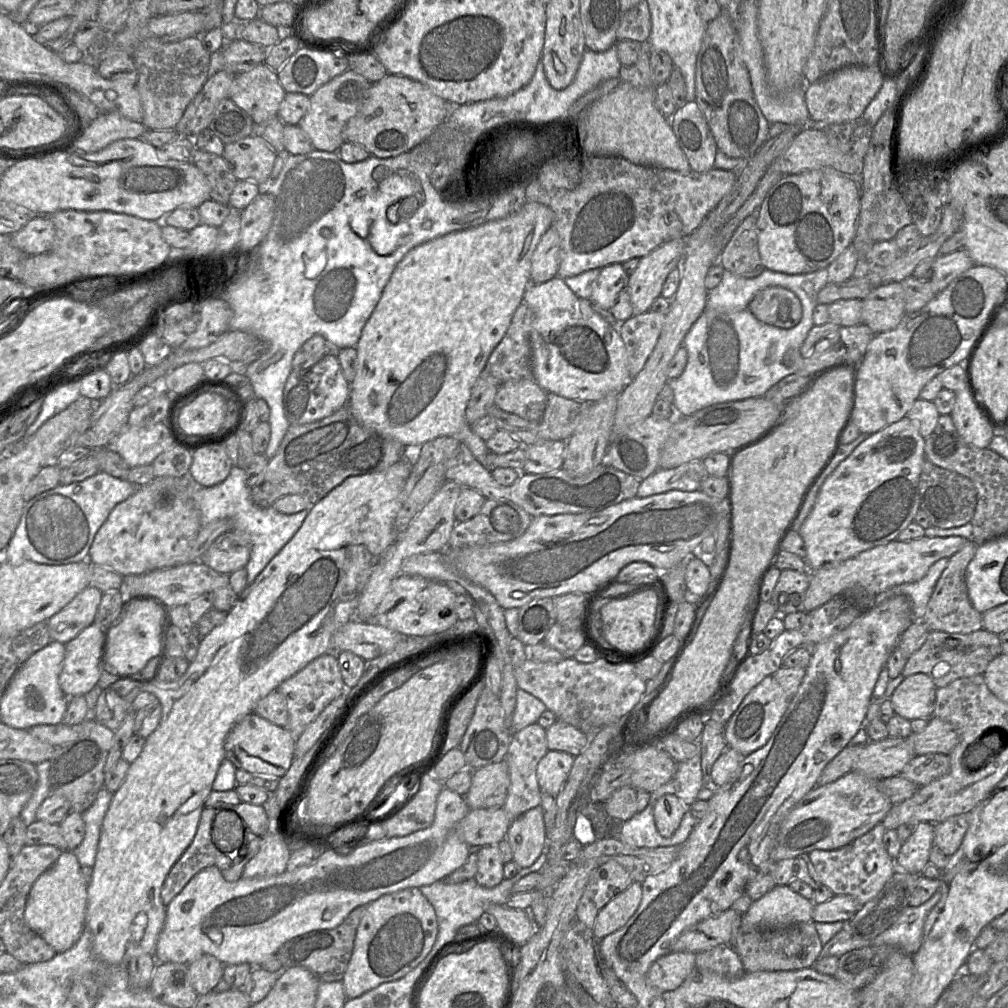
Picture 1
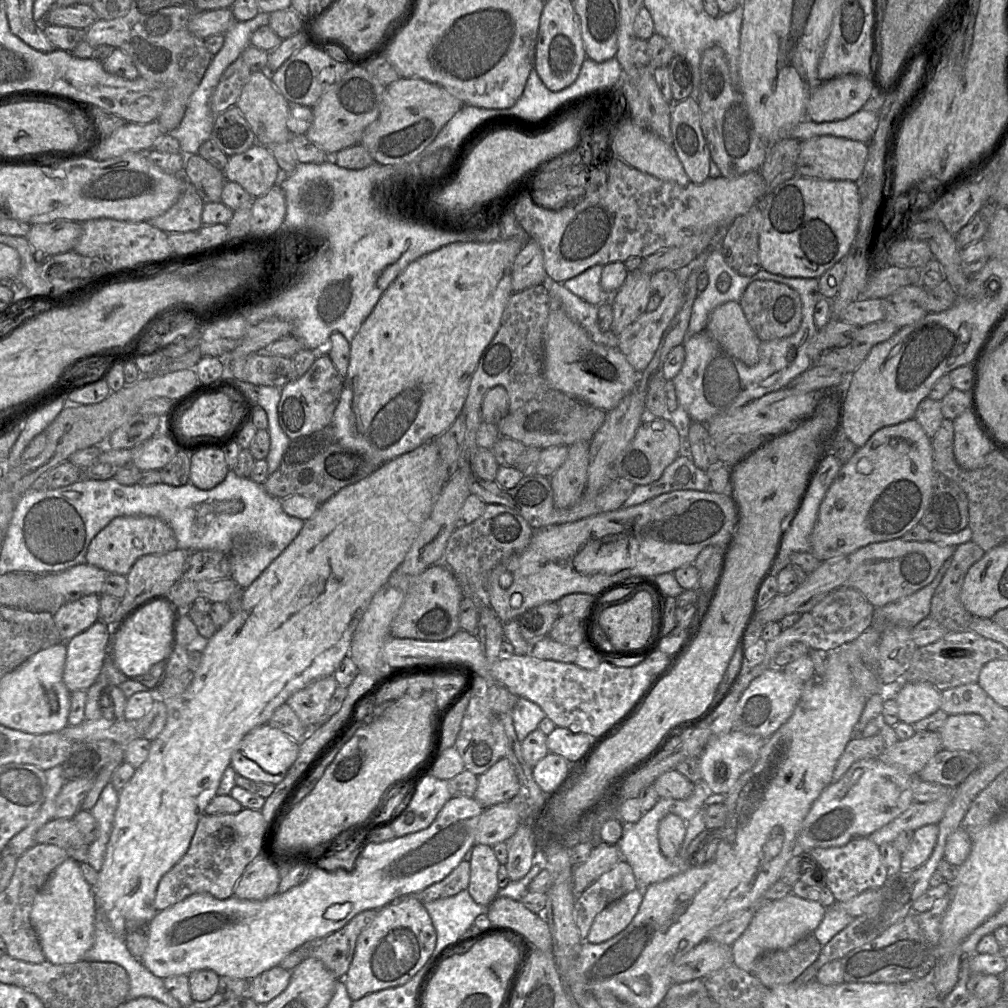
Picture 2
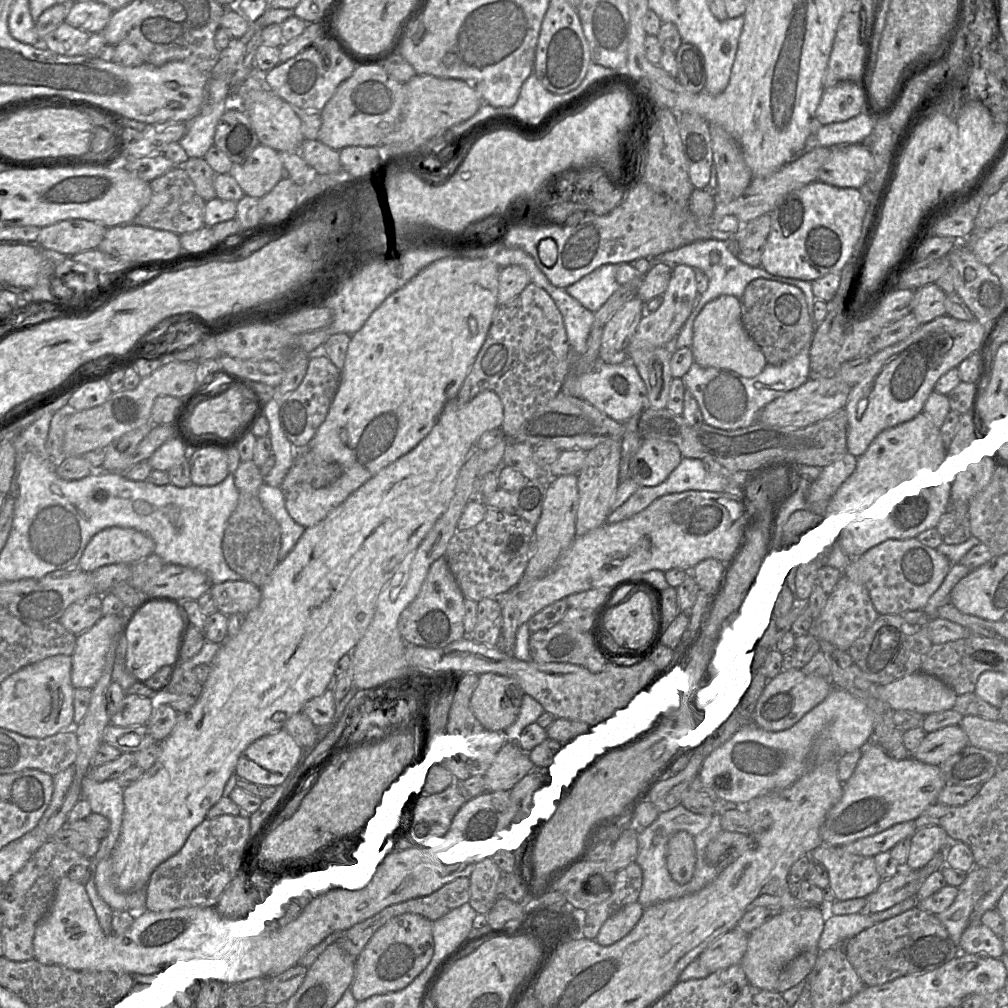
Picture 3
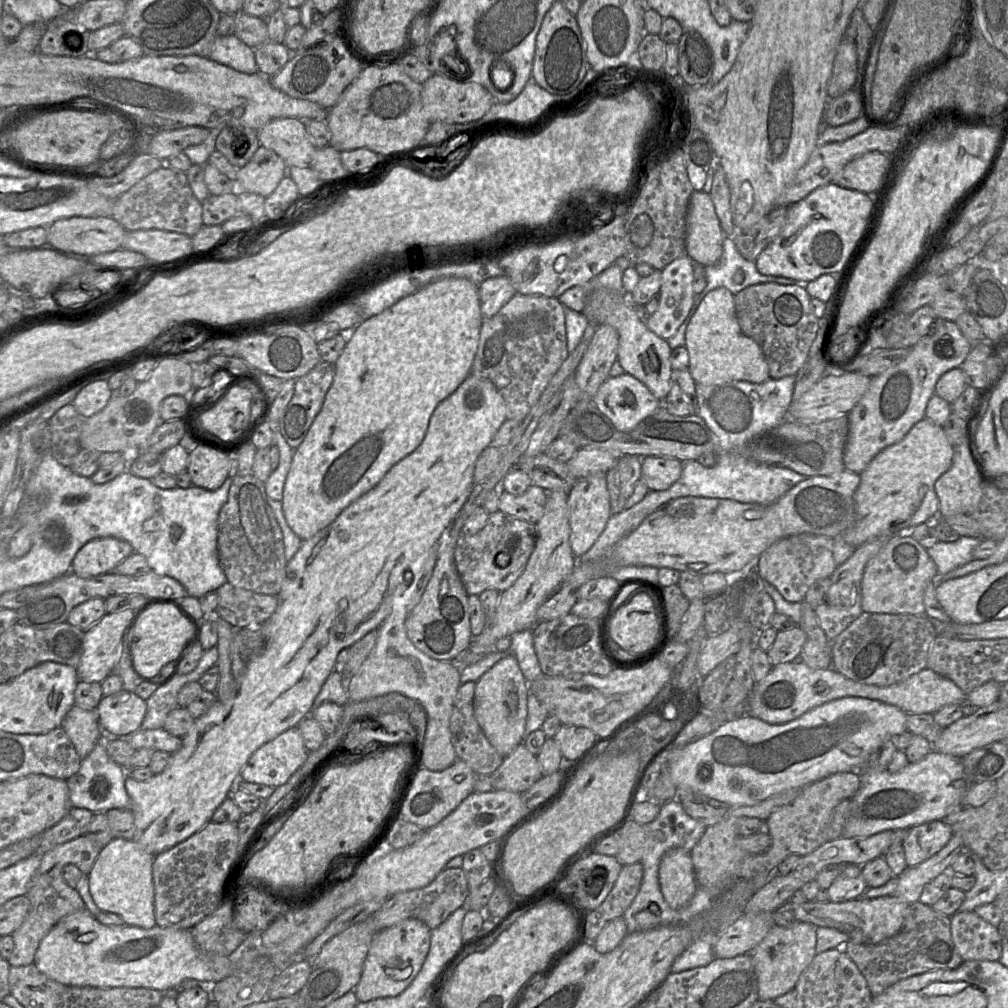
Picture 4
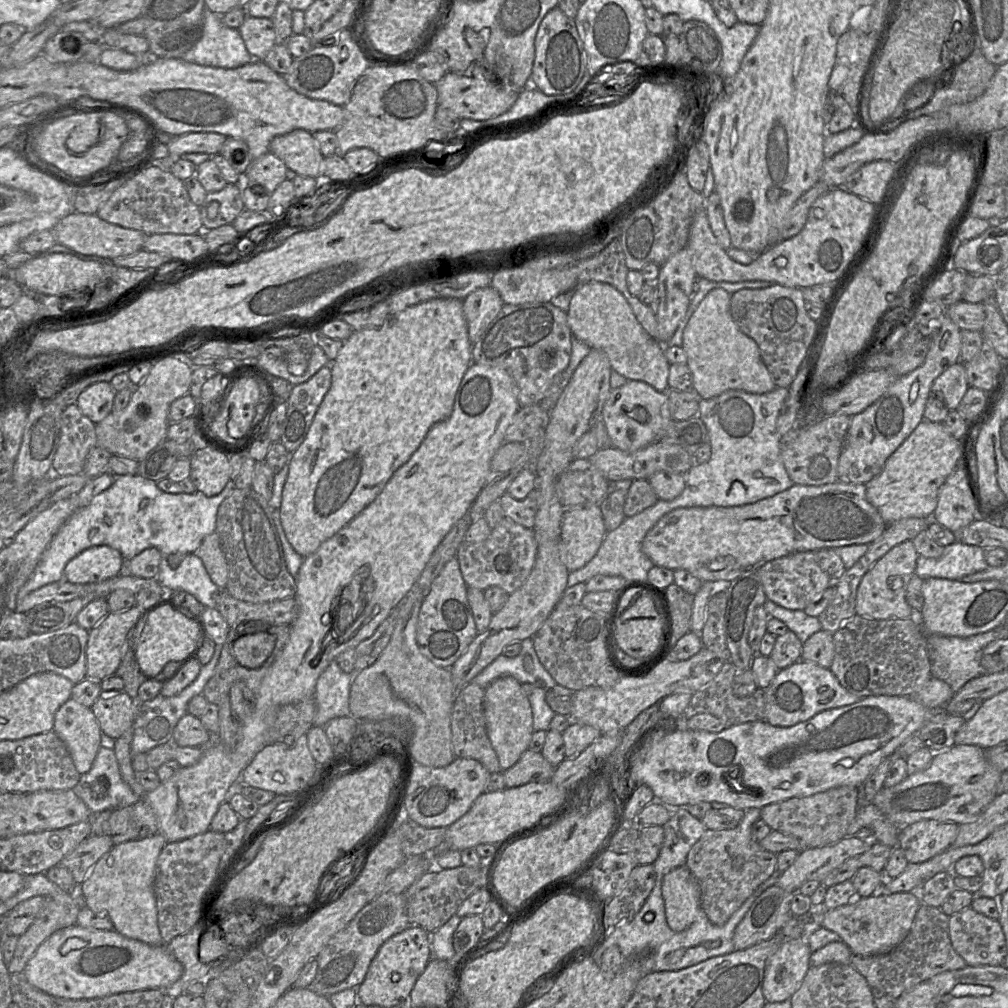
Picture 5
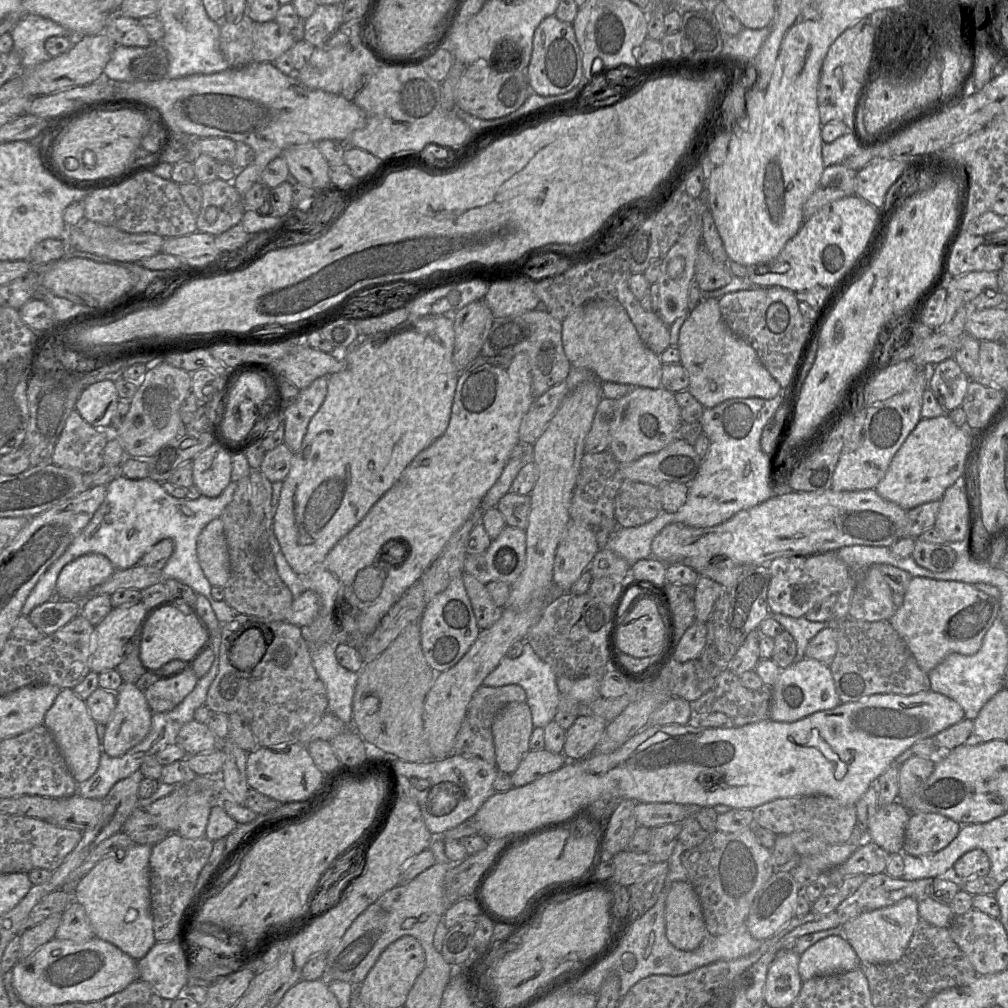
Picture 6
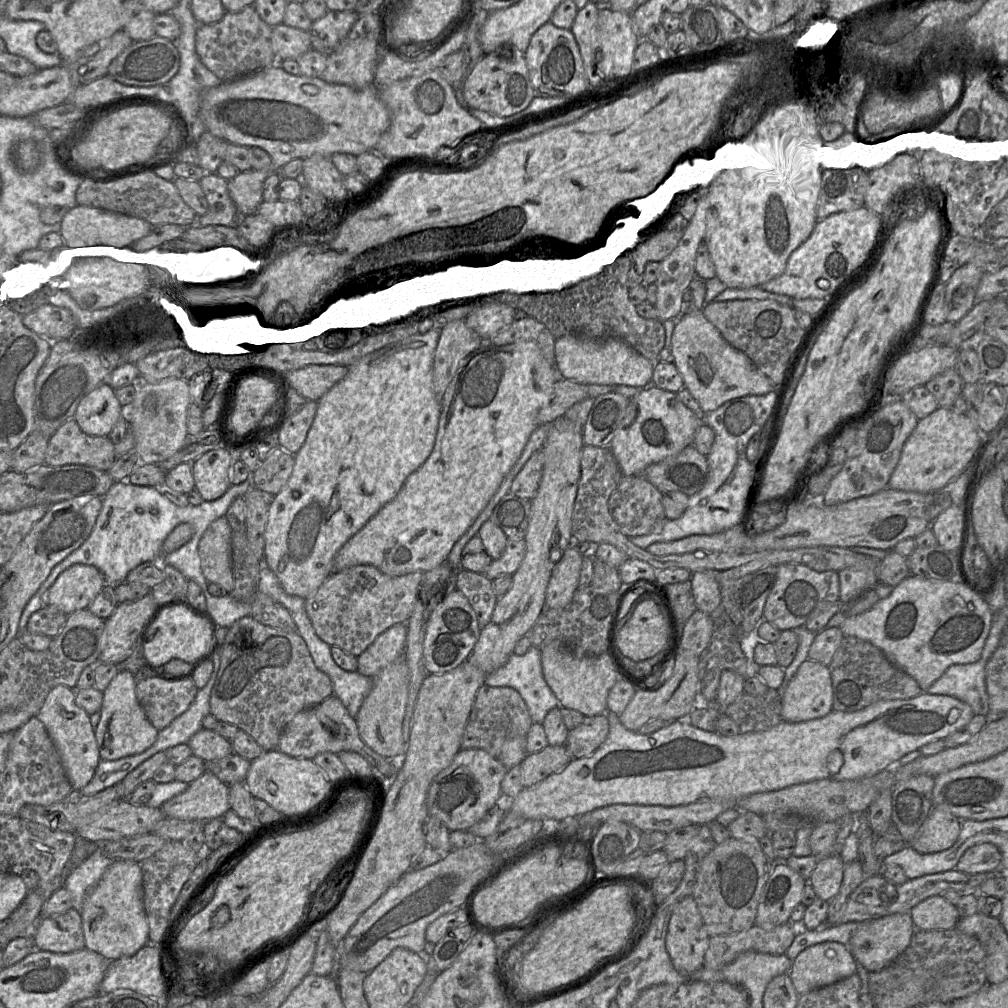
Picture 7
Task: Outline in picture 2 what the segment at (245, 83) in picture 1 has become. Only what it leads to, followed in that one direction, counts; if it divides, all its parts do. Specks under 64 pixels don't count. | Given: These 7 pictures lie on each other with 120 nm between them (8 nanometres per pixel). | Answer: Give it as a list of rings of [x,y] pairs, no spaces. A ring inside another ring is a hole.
[[[257,71],[257,72],[252,72],[251,76],[248,80],[248,82],[245,84],[245,86],[242,89],[241,95],[236,103],[236,106],[239,108],[240,112],[248,122],[251,130],[253,131],[255,137],[256,137],[256,142],[261,145],[270,145],[273,143],[284,143],[284,142],[290,142],[291,140],[291,135],[298,135],[298,134],[291,134],[290,130],[287,127],[287,120],[289,116],[289,110],[290,110],[290,103],[284,98],[284,96],[277,90],[277,88],[274,86],[271,77],[269,73],[266,71]]]

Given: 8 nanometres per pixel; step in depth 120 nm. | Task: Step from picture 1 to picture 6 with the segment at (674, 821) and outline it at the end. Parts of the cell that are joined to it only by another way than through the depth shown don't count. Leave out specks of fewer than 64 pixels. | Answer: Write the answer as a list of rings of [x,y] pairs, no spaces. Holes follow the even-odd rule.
[[[689,881],[671,885],[665,906],[666,937],[677,949],[693,951],[706,936],[699,897]]]

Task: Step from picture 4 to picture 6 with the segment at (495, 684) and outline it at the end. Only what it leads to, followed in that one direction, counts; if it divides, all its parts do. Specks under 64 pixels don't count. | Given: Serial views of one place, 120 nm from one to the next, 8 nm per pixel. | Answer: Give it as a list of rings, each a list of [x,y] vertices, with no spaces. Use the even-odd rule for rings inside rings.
[[[512,702],[503,707],[492,723],[498,771],[512,774],[530,751],[532,715],[526,702]]]

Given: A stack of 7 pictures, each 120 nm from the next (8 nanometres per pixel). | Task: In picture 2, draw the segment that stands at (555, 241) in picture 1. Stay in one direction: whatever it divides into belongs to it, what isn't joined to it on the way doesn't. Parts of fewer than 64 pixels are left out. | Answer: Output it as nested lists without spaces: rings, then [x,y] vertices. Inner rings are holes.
[[[533,239],[523,245],[520,253],[515,258],[511,273],[513,293],[543,283],[547,273],[544,268],[543,251]]]

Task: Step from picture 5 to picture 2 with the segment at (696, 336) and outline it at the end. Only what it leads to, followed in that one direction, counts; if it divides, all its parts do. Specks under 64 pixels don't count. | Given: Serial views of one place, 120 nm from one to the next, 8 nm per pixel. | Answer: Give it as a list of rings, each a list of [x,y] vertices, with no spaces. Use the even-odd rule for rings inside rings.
[[[729,301],[709,315],[708,333],[728,354],[749,367],[759,362],[761,340],[751,328],[739,302]]]

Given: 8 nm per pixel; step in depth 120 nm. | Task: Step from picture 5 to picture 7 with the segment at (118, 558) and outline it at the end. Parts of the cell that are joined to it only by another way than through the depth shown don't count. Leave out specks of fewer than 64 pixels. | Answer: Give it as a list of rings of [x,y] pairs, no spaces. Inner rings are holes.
[[[74,564],[62,572],[48,589],[45,604],[58,608],[68,616],[76,611],[87,609],[105,585],[103,575],[96,567]]]

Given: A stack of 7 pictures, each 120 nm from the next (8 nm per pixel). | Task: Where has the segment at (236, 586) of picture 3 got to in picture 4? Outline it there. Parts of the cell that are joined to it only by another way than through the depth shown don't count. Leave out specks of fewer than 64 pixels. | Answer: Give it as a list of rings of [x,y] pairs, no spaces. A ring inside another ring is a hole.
[[[226,582],[217,590],[218,604],[214,616],[234,628],[259,627],[274,613],[278,605],[275,595],[259,594]]]

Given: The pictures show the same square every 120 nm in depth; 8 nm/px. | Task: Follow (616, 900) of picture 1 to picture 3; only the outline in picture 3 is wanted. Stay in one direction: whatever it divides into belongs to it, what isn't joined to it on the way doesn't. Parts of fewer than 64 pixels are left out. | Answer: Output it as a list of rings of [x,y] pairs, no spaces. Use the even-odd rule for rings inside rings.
[[[637,901],[623,906],[603,923],[595,941],[602,946],[619,941],[633,929],[643,911],[644,907]]]

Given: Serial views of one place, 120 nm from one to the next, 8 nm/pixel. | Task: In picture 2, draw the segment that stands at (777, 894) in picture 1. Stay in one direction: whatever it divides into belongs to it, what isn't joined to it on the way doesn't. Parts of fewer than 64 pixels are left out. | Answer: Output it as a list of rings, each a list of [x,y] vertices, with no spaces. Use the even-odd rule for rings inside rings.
[[[793,893],[770,901],[755,912],[749,926],[732,944],[733,962],[742,970],[753,973],[757,958],[769,951],[787,949],[805,936],[813,933],[826,914],[819,901],[809,901]]]

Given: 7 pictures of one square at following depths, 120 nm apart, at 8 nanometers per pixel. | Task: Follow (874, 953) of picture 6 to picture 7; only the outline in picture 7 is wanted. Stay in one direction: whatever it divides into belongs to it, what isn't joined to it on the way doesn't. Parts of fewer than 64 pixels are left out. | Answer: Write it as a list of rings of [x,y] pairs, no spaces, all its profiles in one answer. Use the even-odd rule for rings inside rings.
[[[910,913],[891,914],[859,922],[848,947],[857,963],[869,972],[879,972],[892,964],[906,950],[915,931]]]

